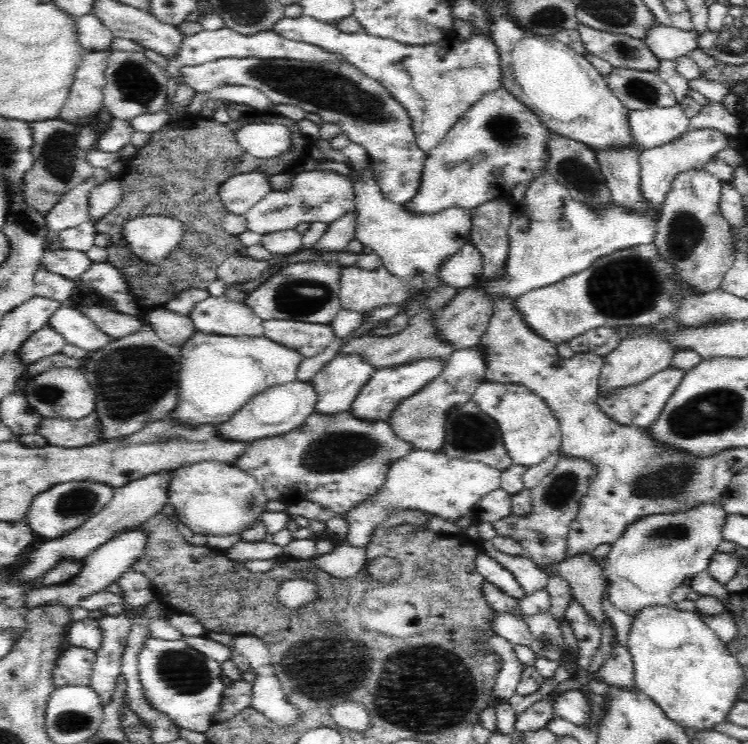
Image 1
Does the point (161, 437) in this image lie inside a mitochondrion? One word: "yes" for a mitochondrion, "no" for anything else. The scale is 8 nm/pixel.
yes

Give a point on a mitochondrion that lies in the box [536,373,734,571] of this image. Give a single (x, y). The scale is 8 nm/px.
(672, 479)

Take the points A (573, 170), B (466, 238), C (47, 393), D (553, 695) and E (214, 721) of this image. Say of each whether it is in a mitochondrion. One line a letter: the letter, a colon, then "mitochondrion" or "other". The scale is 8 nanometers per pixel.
A: mitochondrion
B: other
C: mitochondrion
D: other
E: other

